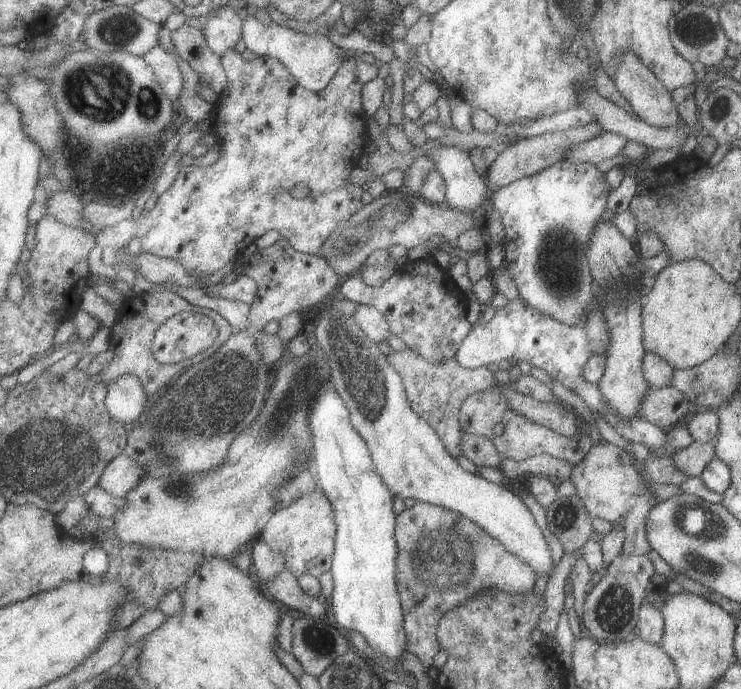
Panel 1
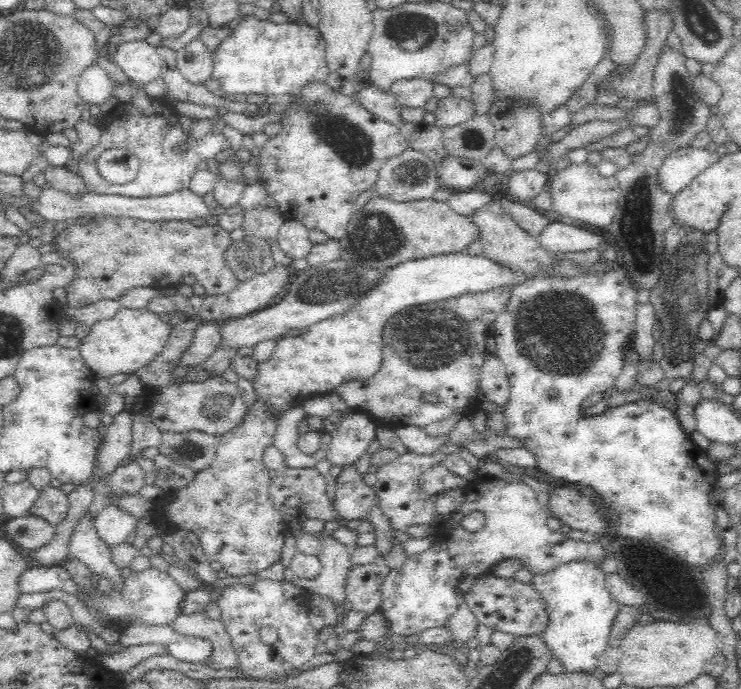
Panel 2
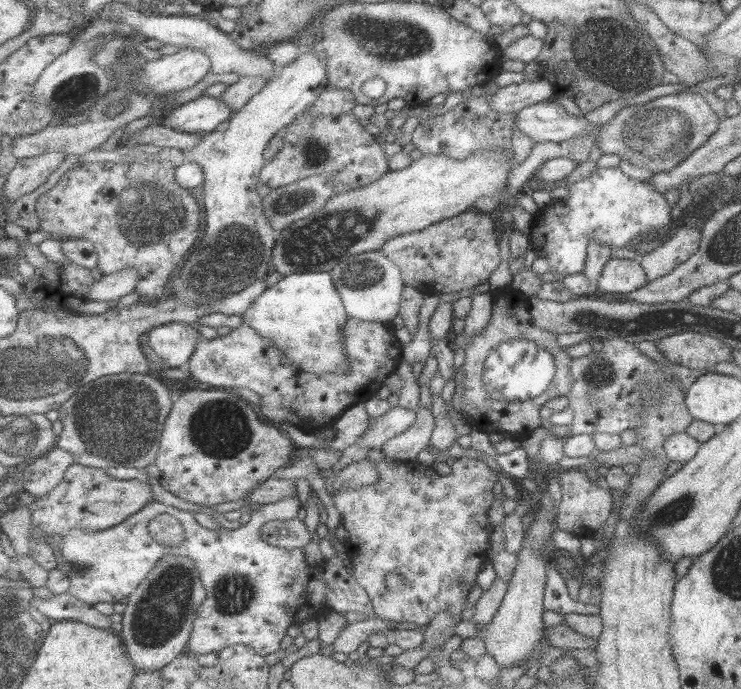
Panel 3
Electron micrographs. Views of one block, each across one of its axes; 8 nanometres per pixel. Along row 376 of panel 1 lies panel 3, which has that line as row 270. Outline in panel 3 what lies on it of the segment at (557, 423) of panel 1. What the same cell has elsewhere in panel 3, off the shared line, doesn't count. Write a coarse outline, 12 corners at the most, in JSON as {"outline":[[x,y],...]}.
{"outline":[[473,211],[381,251],[407,286],[449,294],[499,266],[495,224]]}

